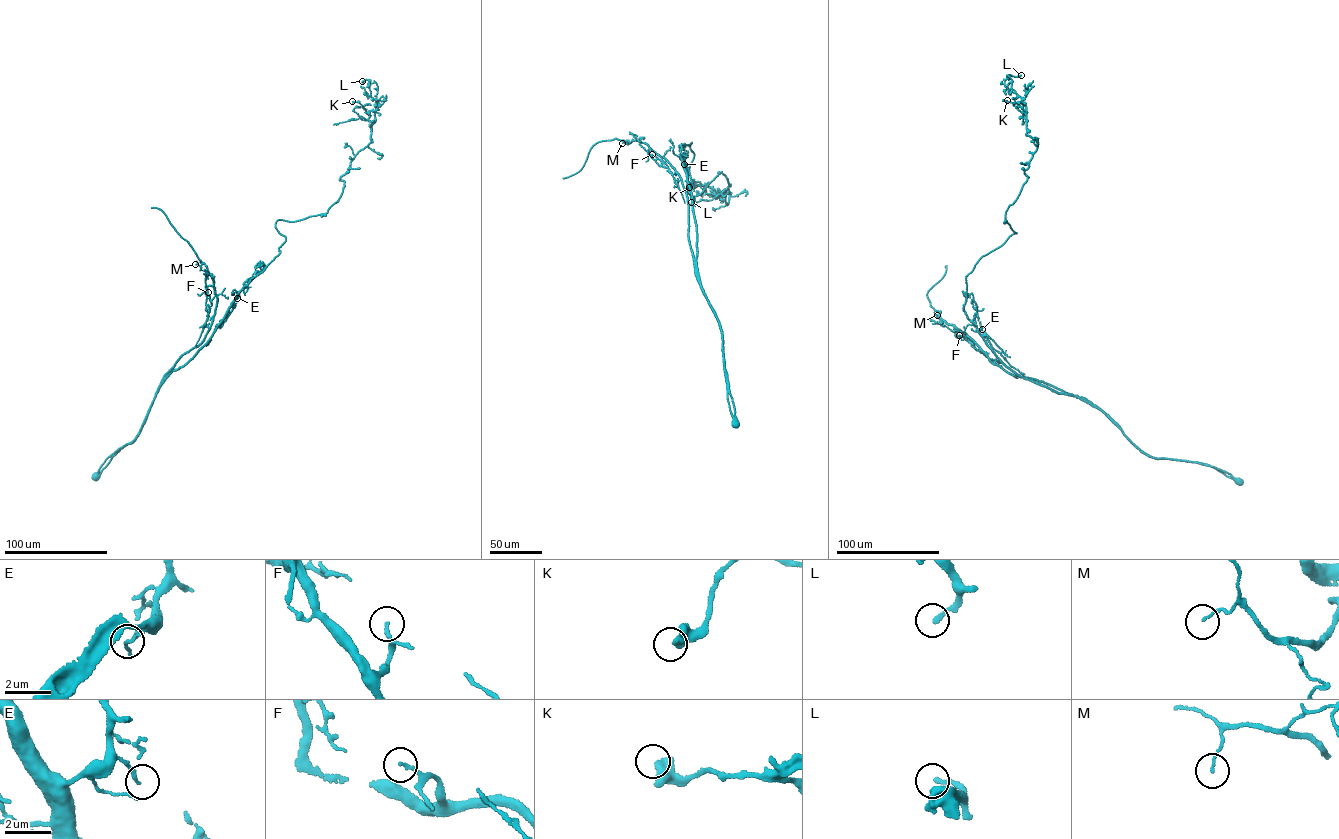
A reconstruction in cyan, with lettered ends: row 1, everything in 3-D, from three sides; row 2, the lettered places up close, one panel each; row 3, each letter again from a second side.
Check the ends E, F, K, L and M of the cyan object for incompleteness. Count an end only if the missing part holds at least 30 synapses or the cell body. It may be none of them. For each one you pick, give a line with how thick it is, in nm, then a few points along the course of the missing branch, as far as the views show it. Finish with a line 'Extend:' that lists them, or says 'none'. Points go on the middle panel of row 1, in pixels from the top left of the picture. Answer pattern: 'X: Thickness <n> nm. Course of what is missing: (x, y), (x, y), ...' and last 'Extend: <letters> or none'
Extend: none

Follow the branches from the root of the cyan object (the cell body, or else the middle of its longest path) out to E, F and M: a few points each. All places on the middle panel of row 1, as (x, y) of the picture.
E: (734, 423), (728, 399), (722, 330), (698, 271), (696, 225), (684, 164)
F: (734, 423), (728, 399), (722, 330), (696, 273), (687, 193), (670, 163), (652, 154)
M: (734, 423), (728, 399), (722, 330), (696, 273), (681, 178), (646, 144), (636, 140), (622, 143)

